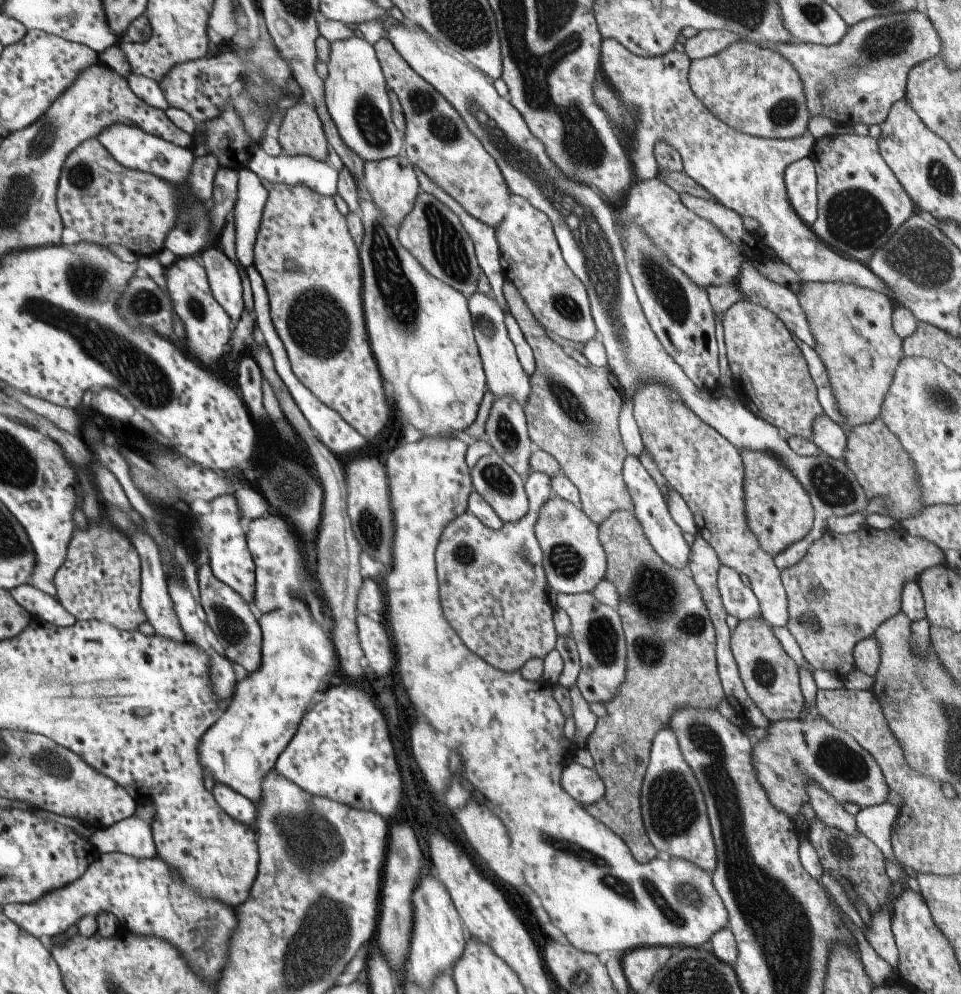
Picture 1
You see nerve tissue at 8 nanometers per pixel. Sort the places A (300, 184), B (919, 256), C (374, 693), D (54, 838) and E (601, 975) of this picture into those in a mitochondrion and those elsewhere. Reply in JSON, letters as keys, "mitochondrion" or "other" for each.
{"A":"other","B":"mitochondrion","C":"other","D":"other","E":"other"}

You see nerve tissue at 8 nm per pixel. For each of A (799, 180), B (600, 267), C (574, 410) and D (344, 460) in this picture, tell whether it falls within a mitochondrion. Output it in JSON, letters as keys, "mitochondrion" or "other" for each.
{"A":"other","B":"mitochondrion","C":"mitochondrion","D":"other"}

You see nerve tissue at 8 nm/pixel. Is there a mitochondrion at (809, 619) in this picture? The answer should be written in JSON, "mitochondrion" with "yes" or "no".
{"mitochondrion":"yes"}

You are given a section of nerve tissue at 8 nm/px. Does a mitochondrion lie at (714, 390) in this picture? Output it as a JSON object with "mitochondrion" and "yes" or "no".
{"mitochondrion":"no"}

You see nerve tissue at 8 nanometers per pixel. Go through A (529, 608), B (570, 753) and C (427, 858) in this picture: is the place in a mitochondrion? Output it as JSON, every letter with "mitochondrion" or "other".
{"A":"other","B":"other","C":"other"}

